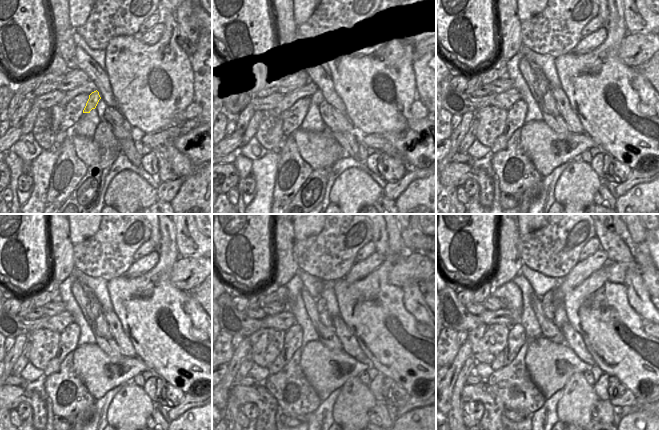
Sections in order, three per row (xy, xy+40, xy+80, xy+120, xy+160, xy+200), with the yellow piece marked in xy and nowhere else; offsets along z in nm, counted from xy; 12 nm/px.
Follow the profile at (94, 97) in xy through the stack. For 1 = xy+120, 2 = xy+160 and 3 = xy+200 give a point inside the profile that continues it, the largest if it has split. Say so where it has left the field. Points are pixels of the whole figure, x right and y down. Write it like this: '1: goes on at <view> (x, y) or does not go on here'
1: goes on at xy+120 (96, 309)
2: goes on at xy+160 (321, 302)
3: goes on at xy+200 (549, 297)

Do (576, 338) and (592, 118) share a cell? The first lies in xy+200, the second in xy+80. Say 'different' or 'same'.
different

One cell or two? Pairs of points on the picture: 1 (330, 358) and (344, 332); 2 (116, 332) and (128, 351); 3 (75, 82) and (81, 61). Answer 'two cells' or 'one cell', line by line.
1: two cells
2: one cell
3: two cells

